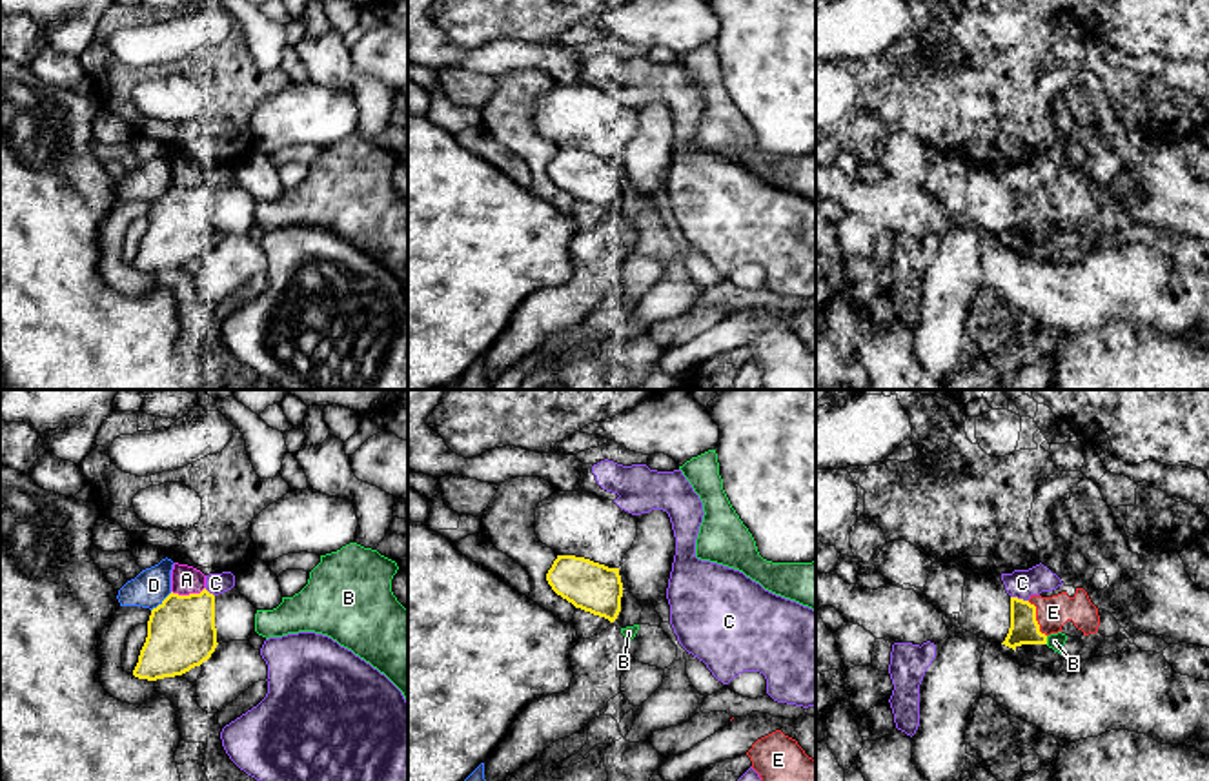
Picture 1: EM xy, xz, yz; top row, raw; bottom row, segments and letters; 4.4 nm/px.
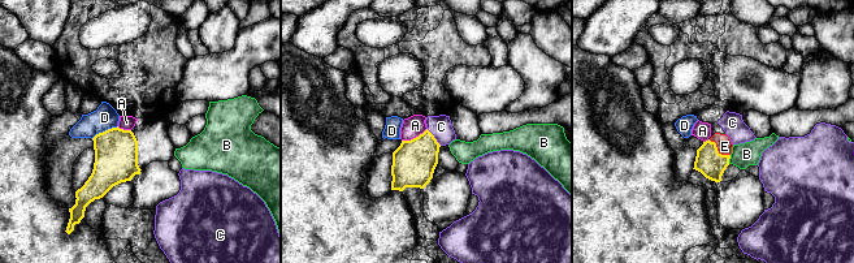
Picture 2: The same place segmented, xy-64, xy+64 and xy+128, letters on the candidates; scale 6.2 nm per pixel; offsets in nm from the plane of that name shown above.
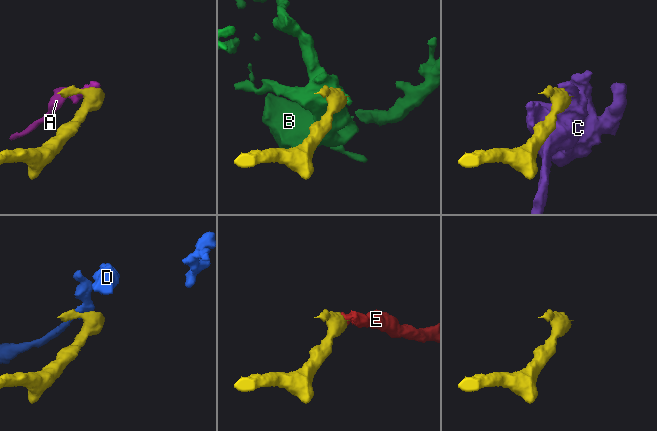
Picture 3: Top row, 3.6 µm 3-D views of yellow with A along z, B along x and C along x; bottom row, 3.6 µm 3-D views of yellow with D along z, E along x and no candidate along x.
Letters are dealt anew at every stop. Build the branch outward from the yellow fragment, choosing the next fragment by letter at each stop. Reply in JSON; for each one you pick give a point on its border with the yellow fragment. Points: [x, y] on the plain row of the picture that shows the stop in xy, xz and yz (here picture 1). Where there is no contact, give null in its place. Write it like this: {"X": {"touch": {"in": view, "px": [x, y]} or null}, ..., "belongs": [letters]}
{"E": {"touch": {"in": "yz", "px": [1035, 210]}}, "belongs": ["E"]}

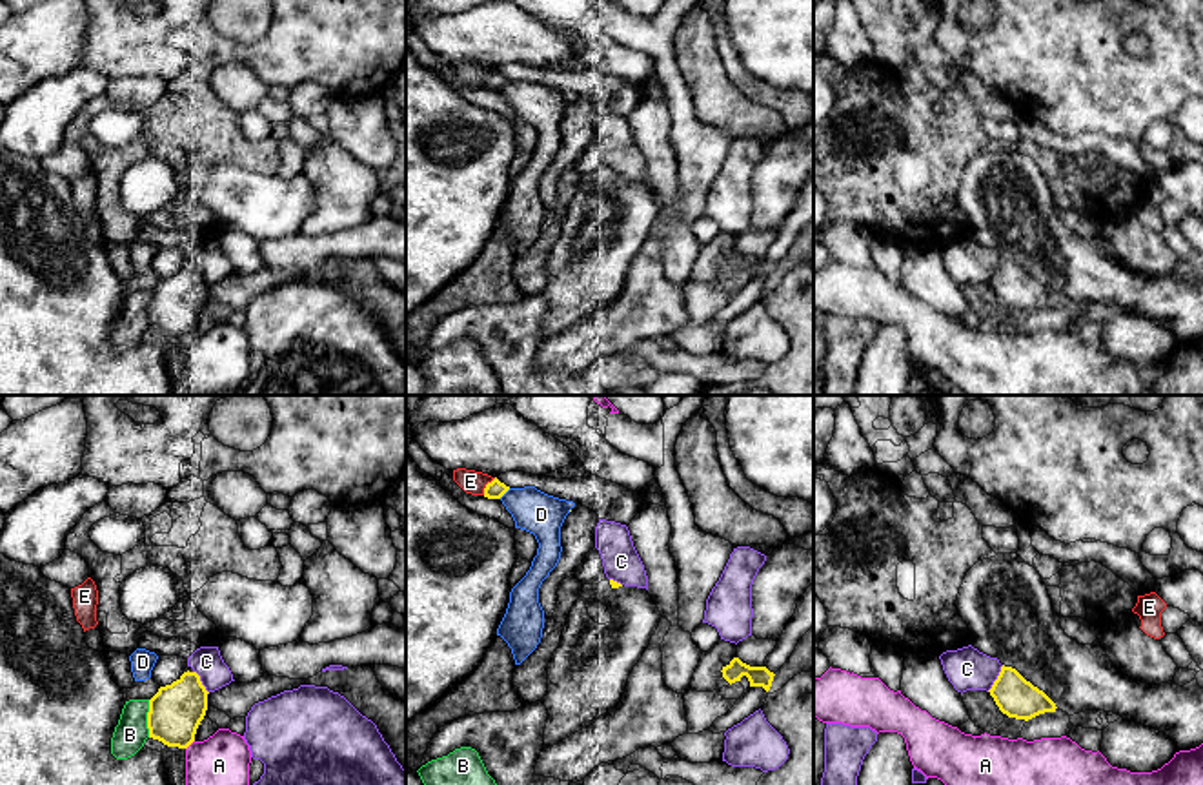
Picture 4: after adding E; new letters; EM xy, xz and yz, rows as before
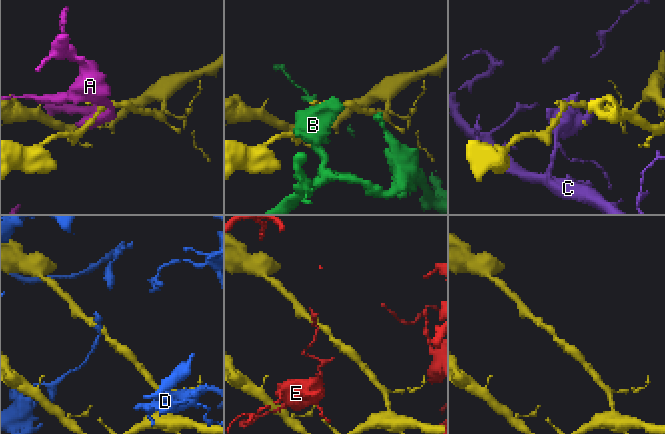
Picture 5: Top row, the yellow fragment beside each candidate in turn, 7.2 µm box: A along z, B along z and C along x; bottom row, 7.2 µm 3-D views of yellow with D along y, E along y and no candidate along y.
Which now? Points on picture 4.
{"belongs": []}

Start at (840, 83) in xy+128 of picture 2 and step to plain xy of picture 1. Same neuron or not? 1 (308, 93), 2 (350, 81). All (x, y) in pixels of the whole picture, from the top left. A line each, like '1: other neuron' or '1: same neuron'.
1: other neuron
2: same neuron

